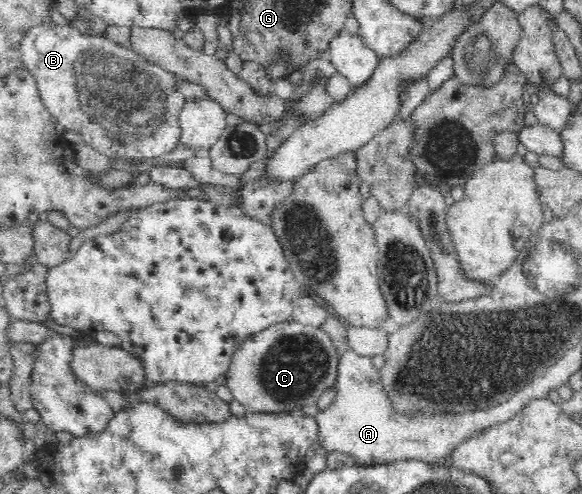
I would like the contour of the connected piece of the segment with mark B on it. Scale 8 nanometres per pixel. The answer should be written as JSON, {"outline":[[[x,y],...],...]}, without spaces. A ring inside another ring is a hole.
{"outline":[[[53,22],[31,28],[22,39],[20,48],[22,51],[22,63],[26,70],[35,76],[42,100],[46,108],[54,116],[61,129],[78,130],[87,125],[89,119],[85,115],[79,101],[79,89],[77,89],[77,75],[75,75],[75,63],[83,57],[83,49],[79,49],[79,41],[85,41],[81,32],[66,23],[56,25]]]}

